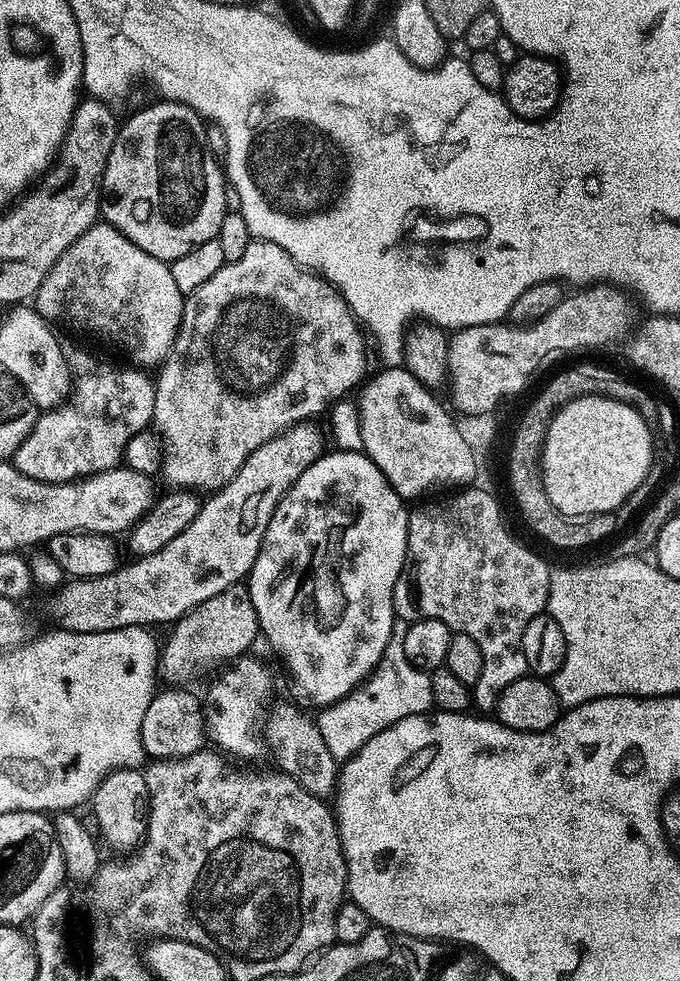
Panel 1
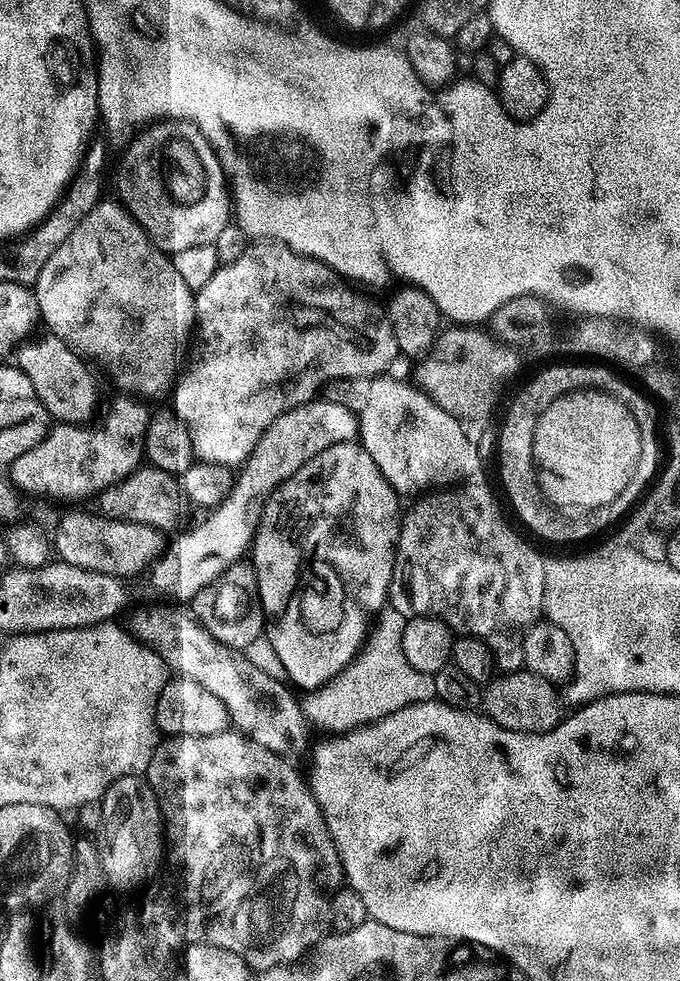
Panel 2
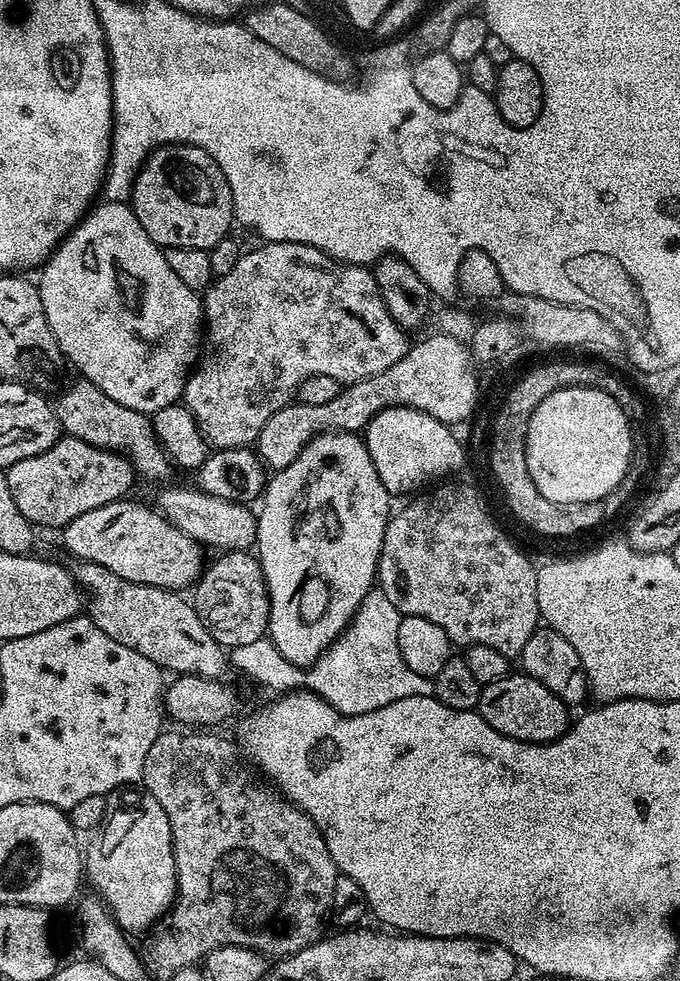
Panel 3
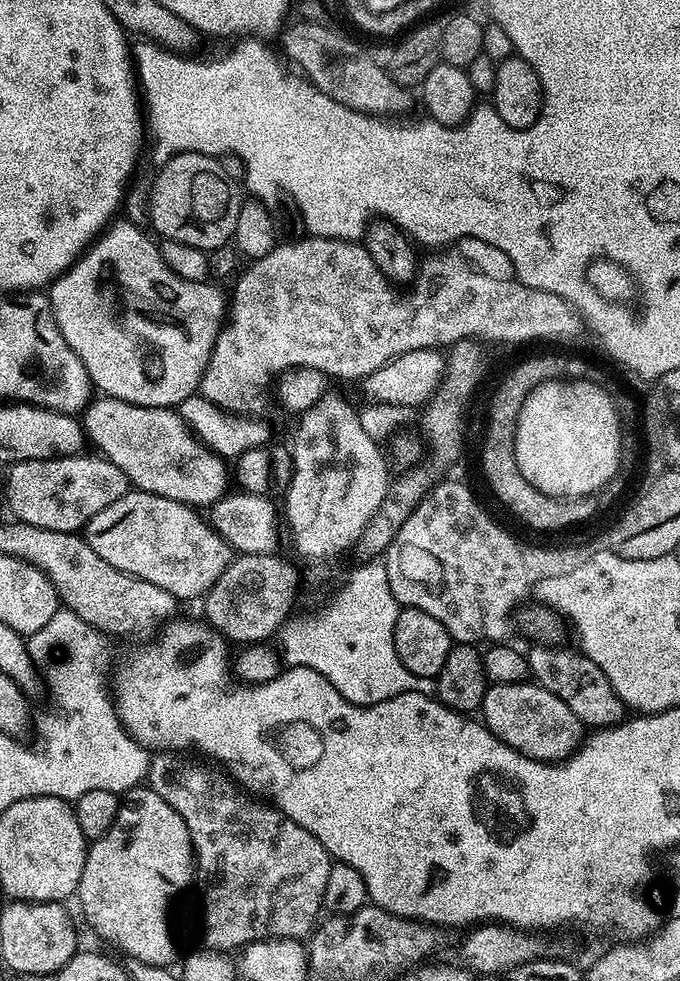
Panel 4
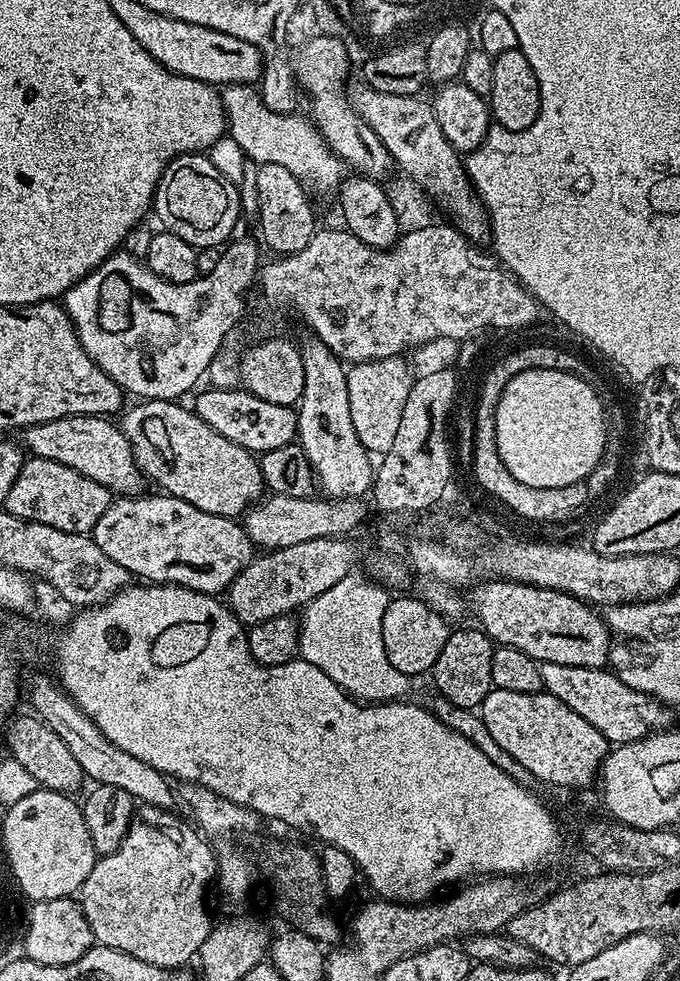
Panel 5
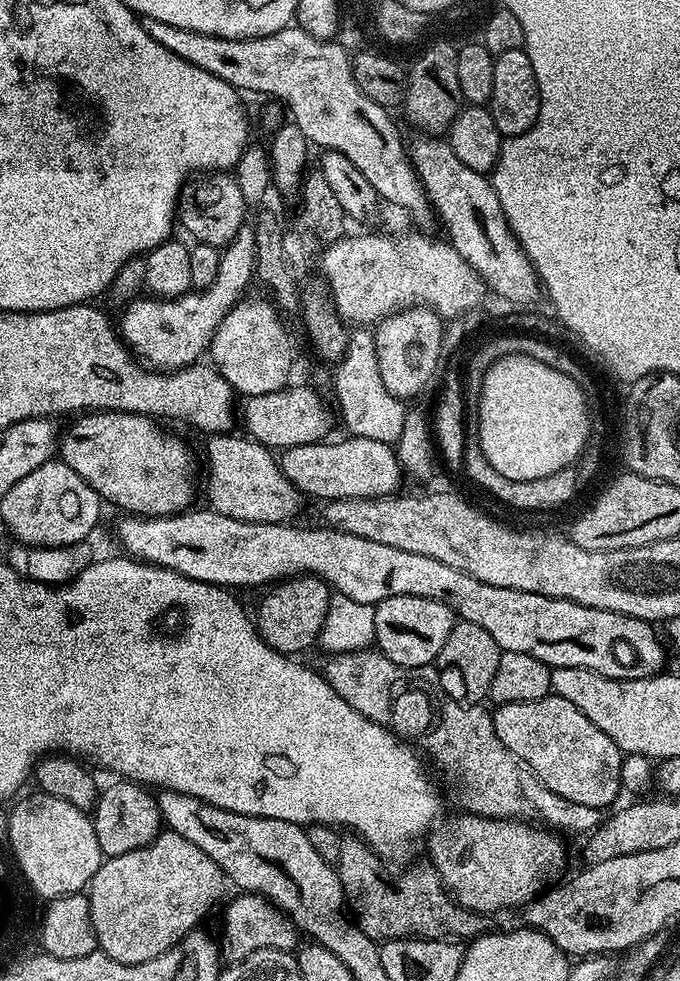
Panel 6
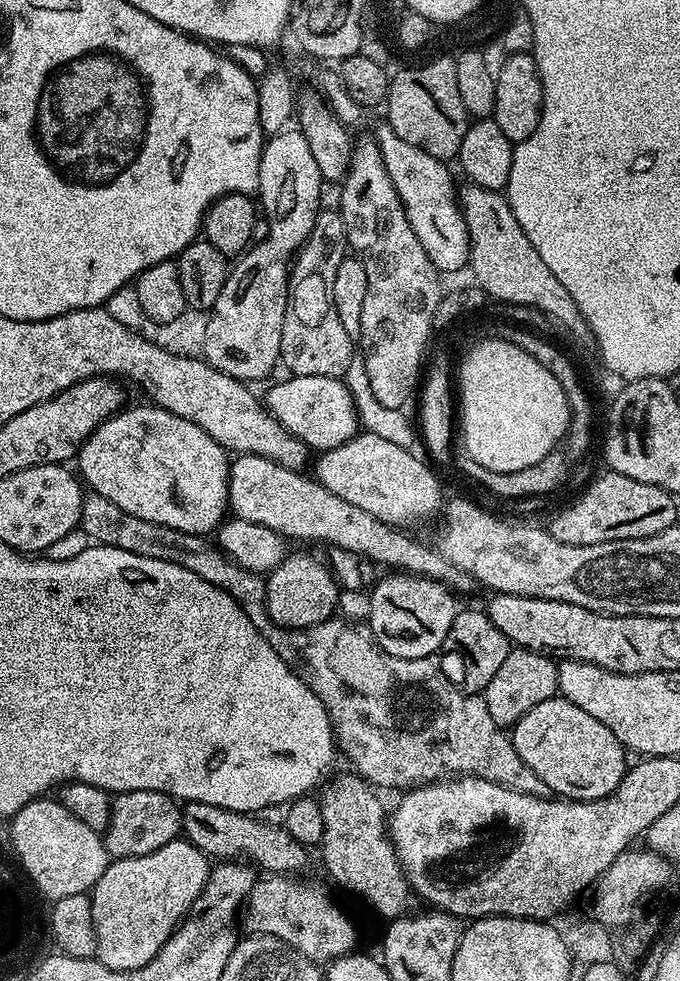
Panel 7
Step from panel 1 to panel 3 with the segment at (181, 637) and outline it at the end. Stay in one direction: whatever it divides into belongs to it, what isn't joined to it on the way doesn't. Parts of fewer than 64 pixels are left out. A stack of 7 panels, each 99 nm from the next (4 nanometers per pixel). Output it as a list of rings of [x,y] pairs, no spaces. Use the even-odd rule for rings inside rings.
[[[228,550],[217,556],[196,581],[190,603],[217,644],[231,650],[266,636],[270,618],[268,588],[264,585],[264,568],[251,551]]]

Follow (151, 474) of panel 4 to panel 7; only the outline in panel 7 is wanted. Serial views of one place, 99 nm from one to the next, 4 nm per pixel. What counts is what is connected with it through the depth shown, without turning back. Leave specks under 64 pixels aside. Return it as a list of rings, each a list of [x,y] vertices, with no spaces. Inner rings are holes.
[[[237,455],[228,470],[228,506],[231,515],[237,520],[266,526],[289,541],[321,540],[332,548],[353,552],[365,561],[386,564],[390,570],[437,580],[458,594],[477,591],[476,580],[466,574],[466,570],[454,566],[454,562],[441,555],[435,547],[427,548],[420,541],[407,536],[404,533],[407,531],[374,518],[374,514],[366,514],[366,510],[346,502],[346,498],[330,494],[330,490],[326,490],[326,486],[319,484],[311,475],[304,475],[308,474],[278,466],[278,462],[270,462],[270,458]]]

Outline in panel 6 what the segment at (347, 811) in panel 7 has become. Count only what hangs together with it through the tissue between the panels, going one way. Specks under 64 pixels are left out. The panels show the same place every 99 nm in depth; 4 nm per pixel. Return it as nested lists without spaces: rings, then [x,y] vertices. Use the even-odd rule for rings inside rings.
[[[356,836],[345,837],[340,844],[339,858],[334,867],[342,883],[344,903],[349,915],[364,934],[377,942],[385,940],[455,940],[457,942],[471,942],[477,936],[489,931],[489,917],[472,912],[462,907],[448,895],[445,887],[436,875],[435,868],[425,866],[416,868],[413,872],[404,872],[401,876],[391,876],[387,872],[385,861]]]

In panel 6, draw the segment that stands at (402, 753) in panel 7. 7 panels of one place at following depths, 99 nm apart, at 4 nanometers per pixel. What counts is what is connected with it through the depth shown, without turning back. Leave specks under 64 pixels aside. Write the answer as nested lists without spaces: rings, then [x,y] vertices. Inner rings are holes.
[[[379,650],[332,654],[327,659],[324,668],[322,667],[322,675],[330,687],[358,714],[370,718],[370,722],[389,728],[397,736],[411,742],[417,749],[425,753],[428,751],[442,767],[456,772],[457,778],[464,783],[465,790],[472,795],[473,802],[480,804],[479,811],[483,815],[493,818],[519,818],[525,822],[535,822],[537,825],[559,830],[561,833],[588,831],[591,833],[600,827],[601,809],[570,802],[562,798],[562,794],[554,794],[548,789],[513,752],[502,746],[502,738],[498,738],[494,730],[492,712],[480,704],[465,706],[454,702],[454,698],[450,698],[450,694],[444,692],[440,673],[432,664],[421,668],[403,668],[390,662],[390,658],[386,658]]]

